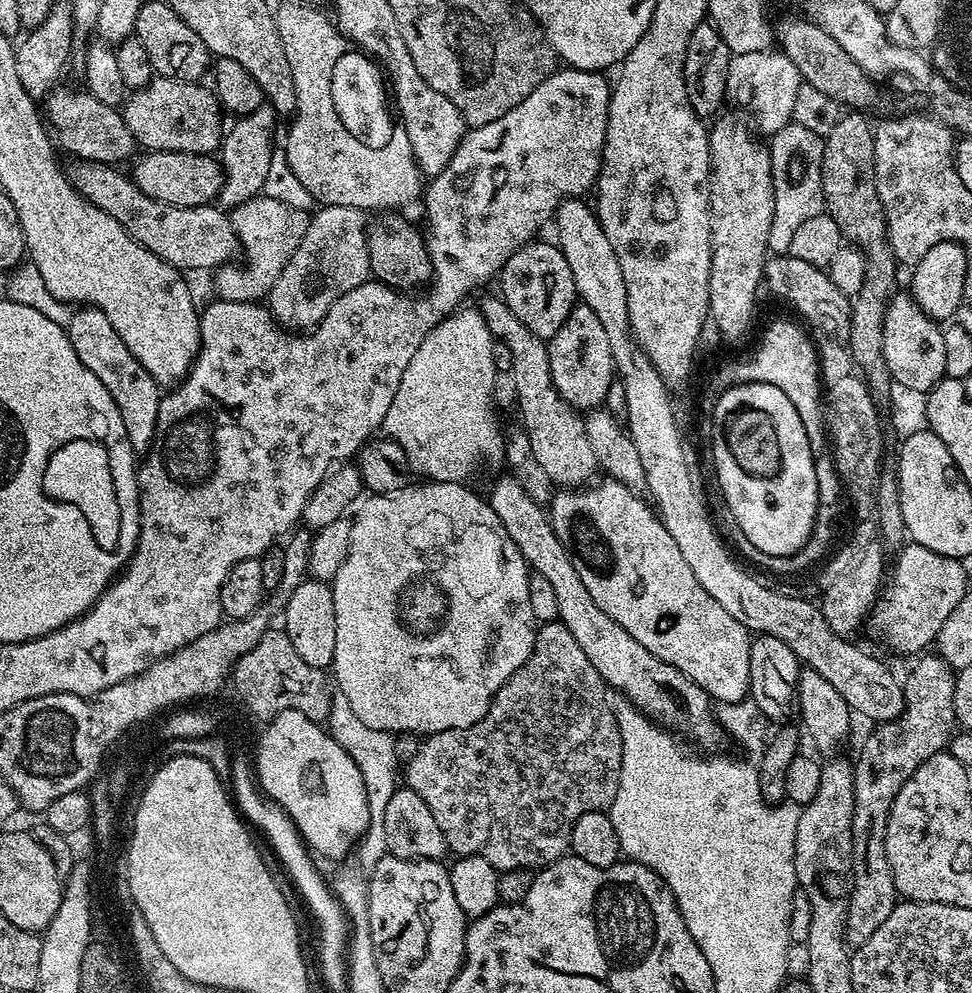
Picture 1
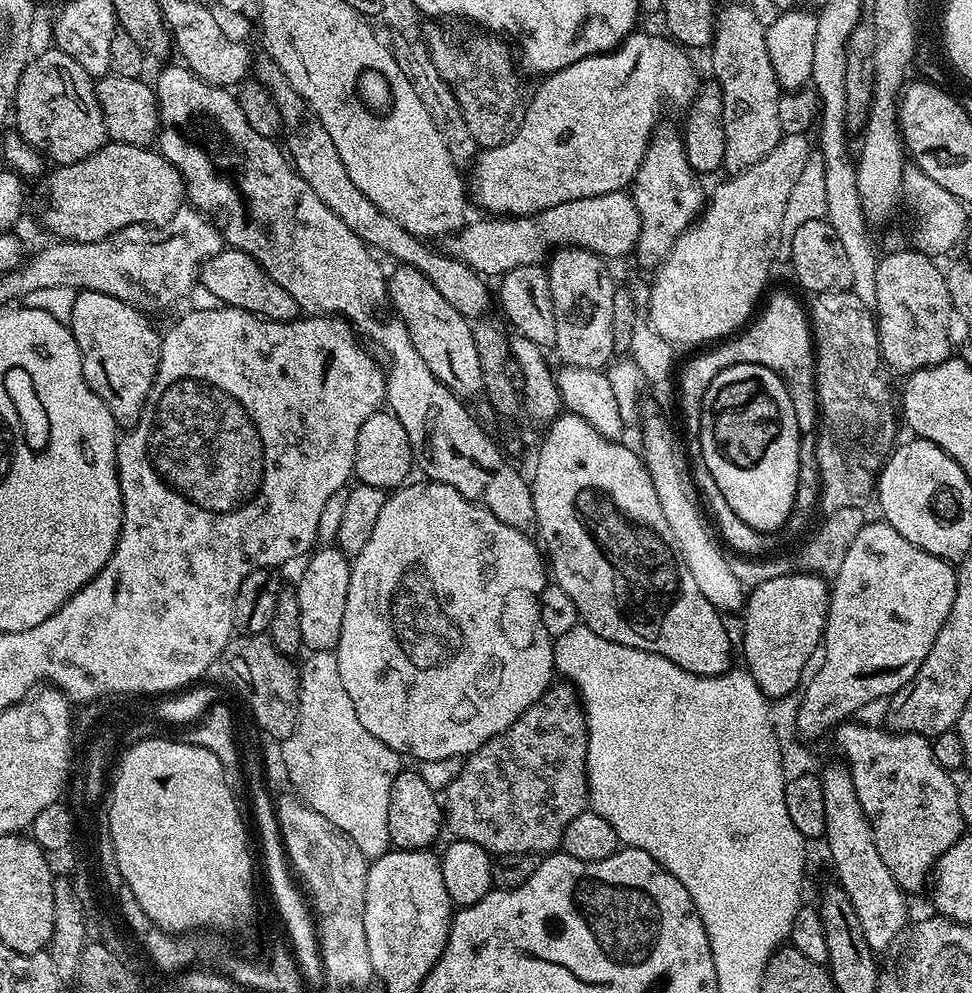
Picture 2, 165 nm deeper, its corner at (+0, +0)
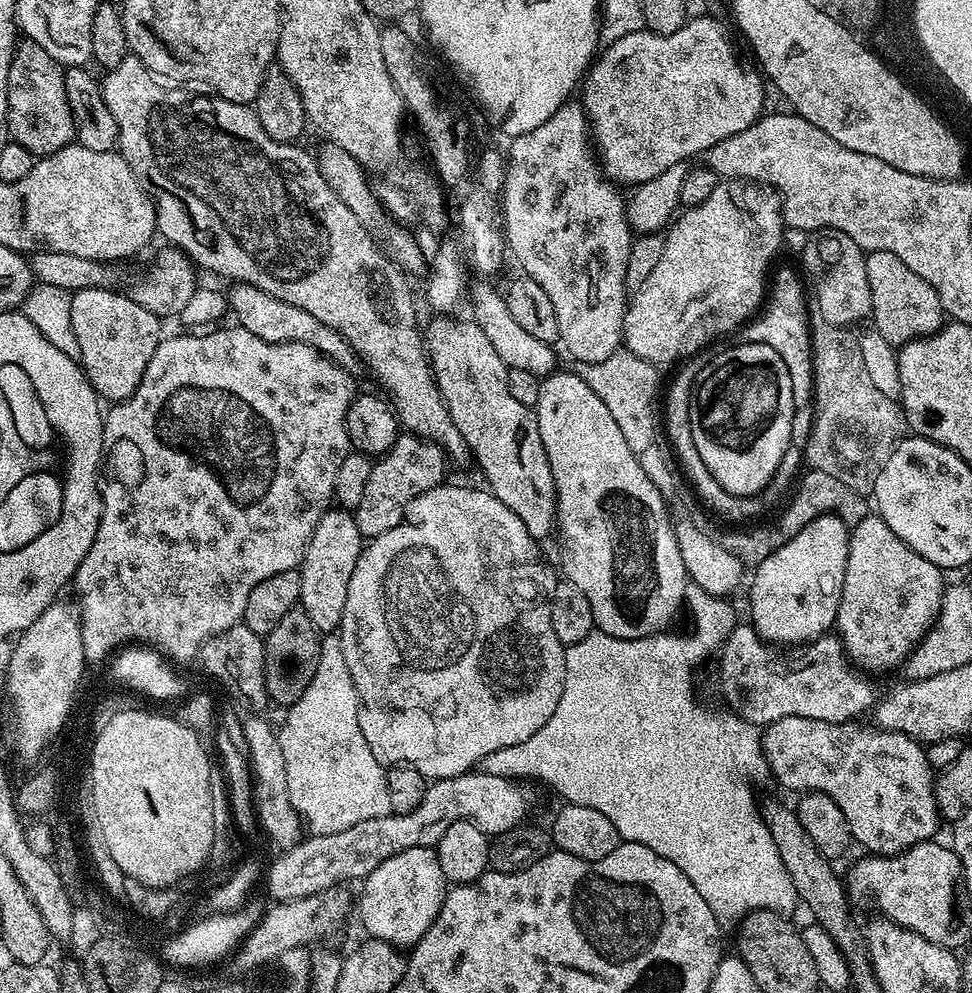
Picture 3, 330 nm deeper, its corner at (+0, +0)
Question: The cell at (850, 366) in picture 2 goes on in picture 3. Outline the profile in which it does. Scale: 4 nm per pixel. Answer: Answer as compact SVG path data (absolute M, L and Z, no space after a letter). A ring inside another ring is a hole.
M816 322L811 325L810 331L814 419L812 433L804 451L807 467L822 474L831 474L834 478L838 478L838 482L850 486L850 490L871 493L873 486L878 482L882 466L886 466L886 458L894 454L894 450L909 431L903 407L897 401L886 398L886 394L882 394L882 390L877 390L874 382L870 382L870 374L866 374L866 366L863 365L864 349L861 342L851 336L853 333L849 329Z

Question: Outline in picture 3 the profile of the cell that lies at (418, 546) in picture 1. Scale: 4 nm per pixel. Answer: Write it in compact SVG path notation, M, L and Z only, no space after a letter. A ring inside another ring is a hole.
M450 482L443 483L436 488L431 488L422 494L418 494L418 498L414 498L414 502L410 502L410 506L406 506L402 523L394 526L394 530L386 530L386 534L378 534L371 537L361 548L360 561L358 566L354 566L354 574L350 578L350 590L346 590L346 610L342 614L342 622L338 629L340 645L342 646L342 658L346 658L346 666L350 668L350 678L354 678L354 686L360 699L360 725L362 726L362 734L366 734L366 742L370 746L370 754L374 754L374 758L378 758L380 764L385 766L405 764L414 770L418 770L418 774L422 774L432 780L441 780L447 776L457 776L463 772L471 772L479 765L480 760L486 754L494 754L494 750L502 750L511 744L526 742L526 738L530 734L534 734L534 730L540 728L544 724L544 720L550 718L550 714L558 707L560 685L562 683L562 645L558 642L558 634L552 632L552 623L550 622L551 590L554 586L554 580L544 576L544 556L542 553L536 552L536 548L538 548L537 540L528 535L526 526L522 526L518 514L506 510L506 506L502 506L502 502L498 502L496 496L484 490L479 492L476 488L453 488L450 484Z

